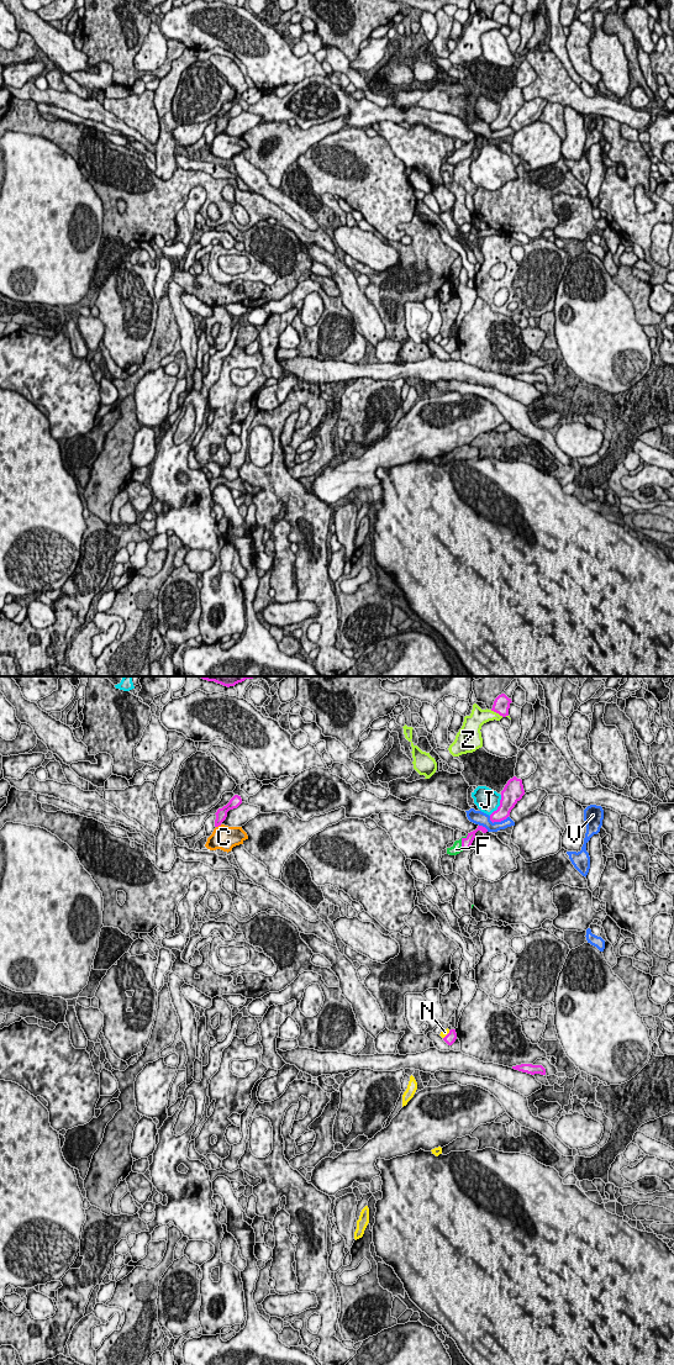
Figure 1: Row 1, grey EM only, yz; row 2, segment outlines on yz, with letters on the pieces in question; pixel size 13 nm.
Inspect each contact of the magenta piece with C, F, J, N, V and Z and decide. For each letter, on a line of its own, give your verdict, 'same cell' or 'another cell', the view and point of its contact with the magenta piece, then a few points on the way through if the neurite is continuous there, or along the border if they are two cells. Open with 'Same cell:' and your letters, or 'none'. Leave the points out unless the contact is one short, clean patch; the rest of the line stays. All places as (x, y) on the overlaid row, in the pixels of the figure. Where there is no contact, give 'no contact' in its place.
Same cell: none
C: another cell; contact yz (219, 825); border yz (221, 825), (216, 827)
F: another cell; contact yz (462, 842); border yz (468, 834), (462, 839), (462, 850)
J: another cell; contact yz (499, 806)
N: another cell; contact yz (447, 1034); border yz (449, 1031), (443, 1038)
V: another cell; contact yz (498, 821)
Z: another cell; contact yz (496, 712)

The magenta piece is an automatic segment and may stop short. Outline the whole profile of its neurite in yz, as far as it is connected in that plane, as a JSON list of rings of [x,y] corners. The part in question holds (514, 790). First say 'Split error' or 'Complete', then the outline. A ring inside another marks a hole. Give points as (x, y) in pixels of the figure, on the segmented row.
Complete. [[[514,776],[501,791],[500,806],[490,815],[490,821],[501,822],[510,816],[511,810],[525,795],[522,780]]]

